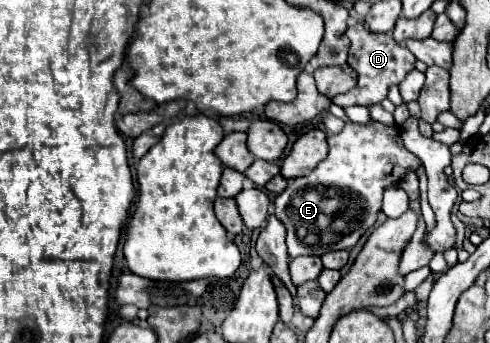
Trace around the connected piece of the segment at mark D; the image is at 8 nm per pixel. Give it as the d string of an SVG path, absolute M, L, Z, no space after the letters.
M355 23L353 27L347 29L347 37L351 39L349 65L357 71L359 79L351 91L337 95L333 99L333 103L337 103L339 107L351 107L351 105L369 107L373 103L381 103L387 97L389 85L399 85L405 79L405 75L415 69L415 57L407 51L407 47L397 45L391 35L371 33L371 31L367 31L367 27L363 23Z

